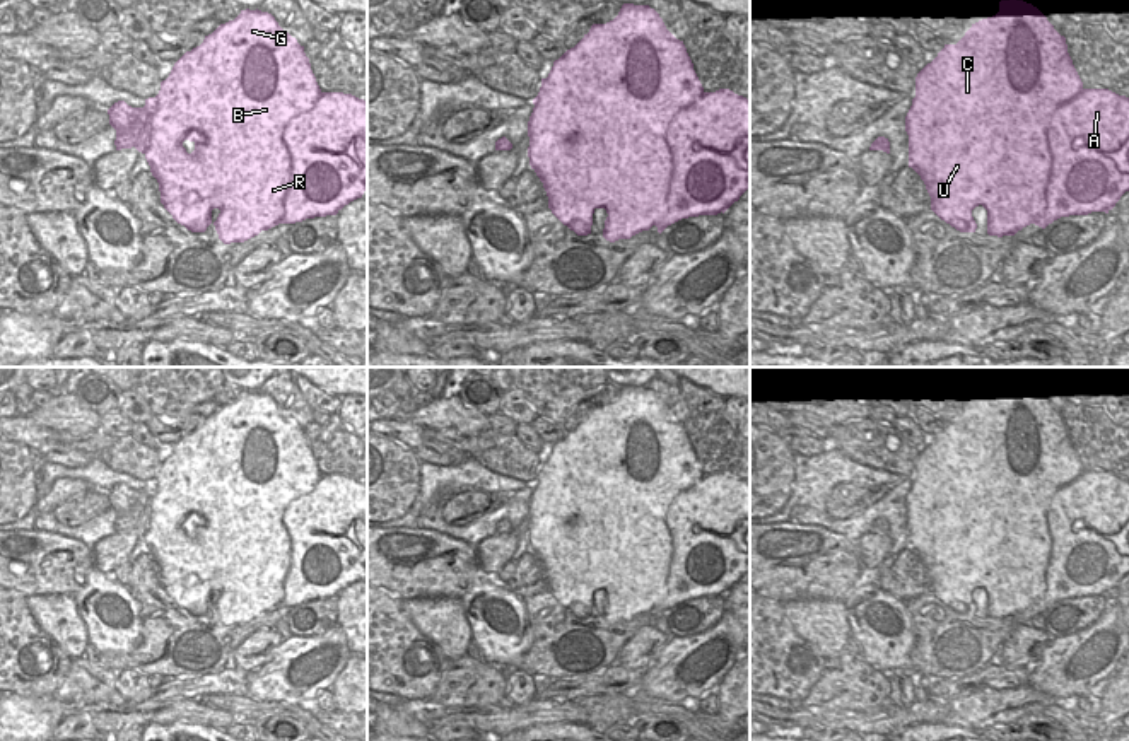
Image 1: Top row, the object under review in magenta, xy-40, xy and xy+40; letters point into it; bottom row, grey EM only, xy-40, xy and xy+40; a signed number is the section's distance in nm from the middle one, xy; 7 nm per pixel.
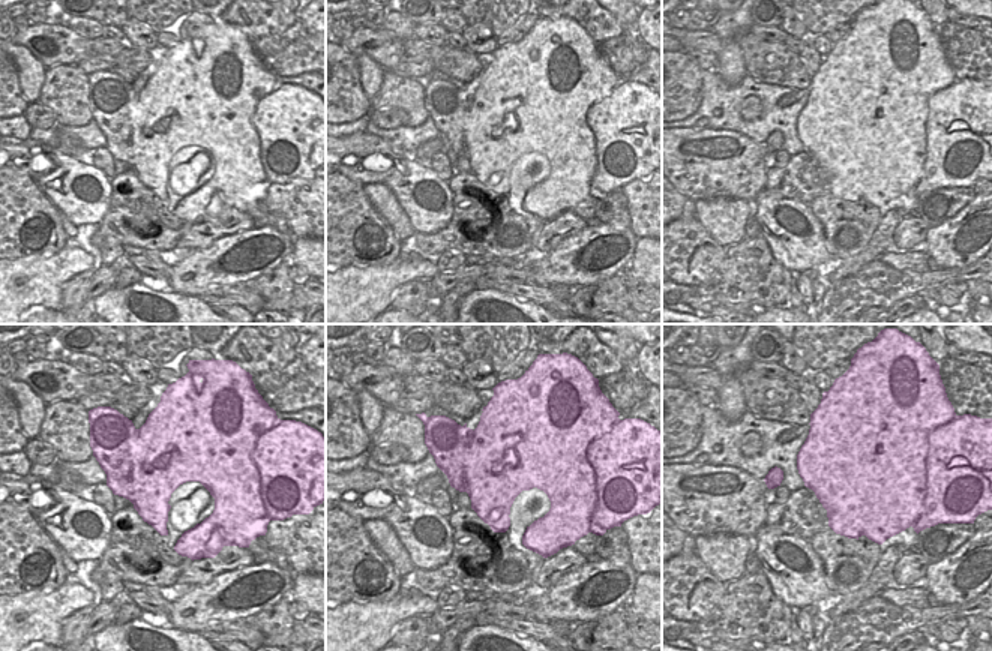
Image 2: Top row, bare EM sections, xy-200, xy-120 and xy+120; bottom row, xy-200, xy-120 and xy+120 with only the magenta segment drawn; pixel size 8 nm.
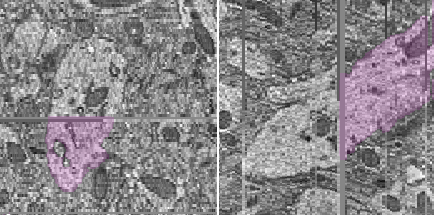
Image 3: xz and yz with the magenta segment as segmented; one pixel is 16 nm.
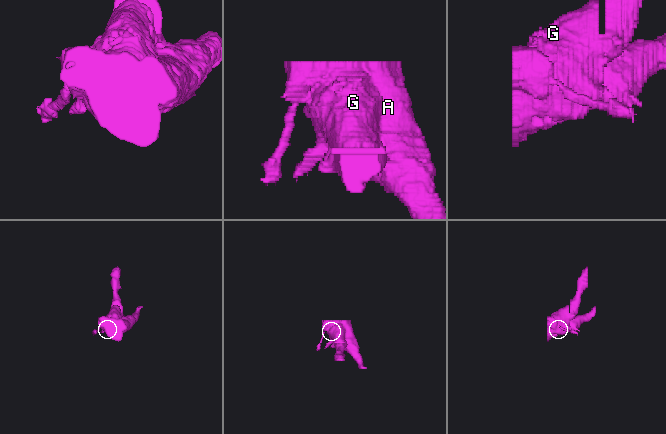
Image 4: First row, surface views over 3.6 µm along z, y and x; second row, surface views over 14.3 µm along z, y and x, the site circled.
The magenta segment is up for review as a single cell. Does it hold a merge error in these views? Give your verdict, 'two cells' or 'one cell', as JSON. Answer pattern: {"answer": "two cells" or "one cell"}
{"answer": "two cells"}

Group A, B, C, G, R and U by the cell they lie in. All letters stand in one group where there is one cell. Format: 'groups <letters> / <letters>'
groups A / B C G R U

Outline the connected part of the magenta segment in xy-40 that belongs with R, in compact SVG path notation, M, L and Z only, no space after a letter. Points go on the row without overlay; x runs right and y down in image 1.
M246 391L186 434L161 464L159 476L145 481L143 490L118 483L108 497L116 512L116 533L135 529L145 538L159 565L161 586L173 601L191 615L205 615L214 606L219 621L231 627L244 625L282 604L290 570L290 534L284 514L294 500L311 493L321 478L304 429L272 396Z

